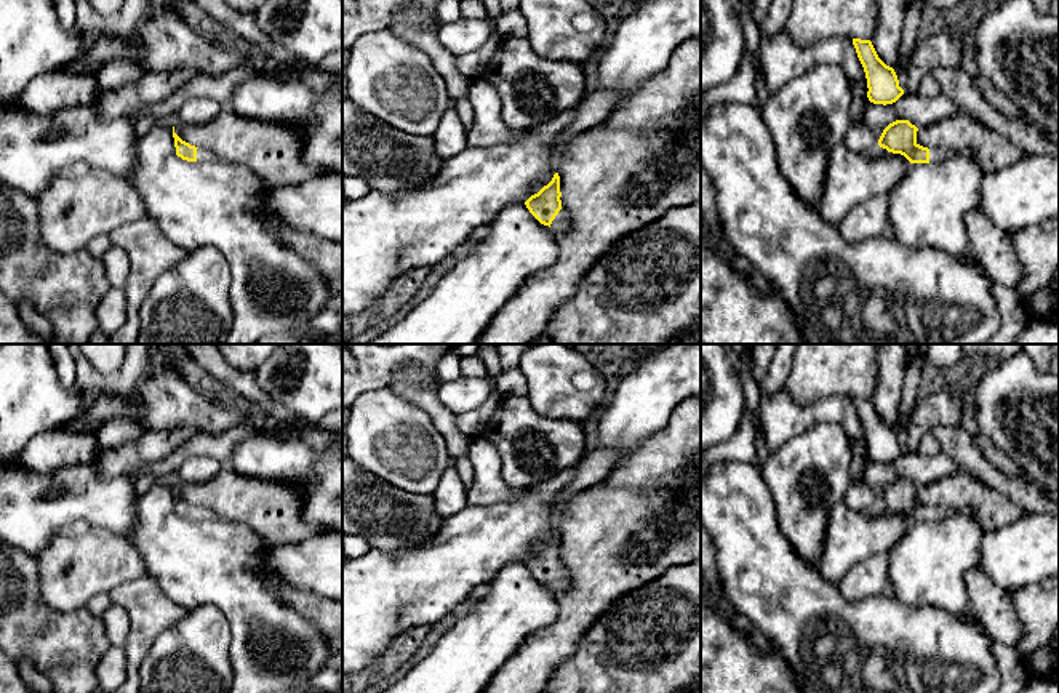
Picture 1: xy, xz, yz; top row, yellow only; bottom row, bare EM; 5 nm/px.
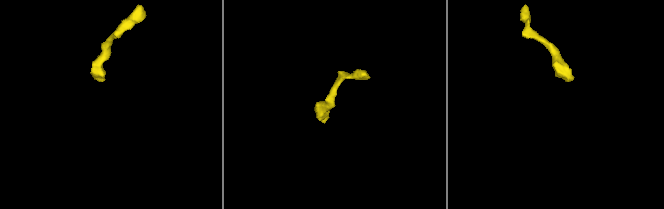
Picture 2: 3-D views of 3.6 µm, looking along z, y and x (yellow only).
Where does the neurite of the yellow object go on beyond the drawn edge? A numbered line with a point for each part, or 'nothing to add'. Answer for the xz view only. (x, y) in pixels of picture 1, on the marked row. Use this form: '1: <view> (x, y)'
1: xz (560, 223)

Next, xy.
1: xy (203, 156)

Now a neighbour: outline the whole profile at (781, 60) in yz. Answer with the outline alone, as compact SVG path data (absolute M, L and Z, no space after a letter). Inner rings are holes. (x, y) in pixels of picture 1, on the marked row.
M782 30L773 37L761 37L760 62L769 93L781 90L785 83L805 75L819 64L840 66L848 75L853 91L849 125L861 125L862 110L869 101L869 88L853 38L829 37L806 46L798 46Z

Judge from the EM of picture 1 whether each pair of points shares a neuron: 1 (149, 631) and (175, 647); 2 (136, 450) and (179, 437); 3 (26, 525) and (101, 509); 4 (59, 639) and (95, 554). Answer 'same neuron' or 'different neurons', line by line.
1: different neurons
2: same neuron
3: same neuron
4: different neurons

